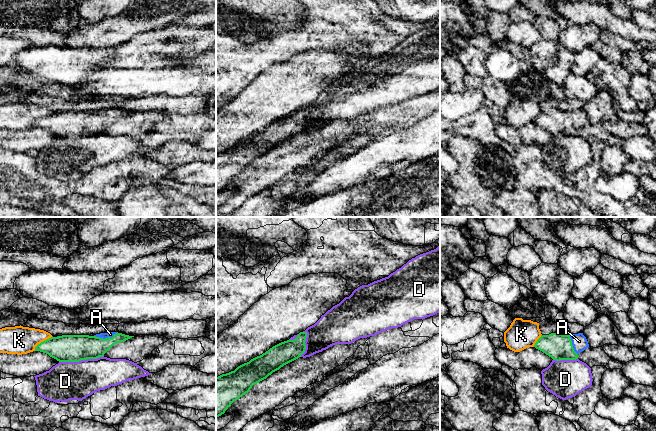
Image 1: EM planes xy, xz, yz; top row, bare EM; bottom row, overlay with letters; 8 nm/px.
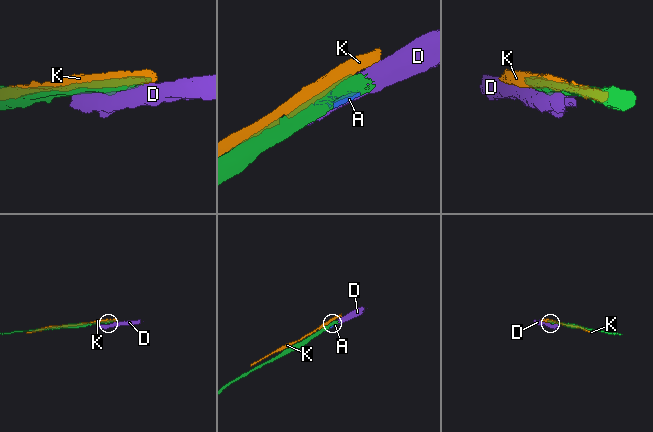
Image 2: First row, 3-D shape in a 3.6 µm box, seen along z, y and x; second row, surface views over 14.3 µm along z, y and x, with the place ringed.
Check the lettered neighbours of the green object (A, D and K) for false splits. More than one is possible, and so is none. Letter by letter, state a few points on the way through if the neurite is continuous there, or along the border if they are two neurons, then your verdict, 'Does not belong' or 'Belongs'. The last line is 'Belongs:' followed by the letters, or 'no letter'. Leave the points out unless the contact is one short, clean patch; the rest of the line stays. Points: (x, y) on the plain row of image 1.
A: Belongs
D: Does not belong
K: Does not belong
Belongs: A

